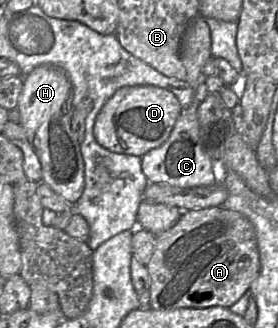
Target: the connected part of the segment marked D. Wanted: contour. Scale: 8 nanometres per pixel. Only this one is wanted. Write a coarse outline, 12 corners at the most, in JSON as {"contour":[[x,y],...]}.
{"contour":[[168,89],[117,90],[94,136],[142,157],[167,141],[182,110]]}

